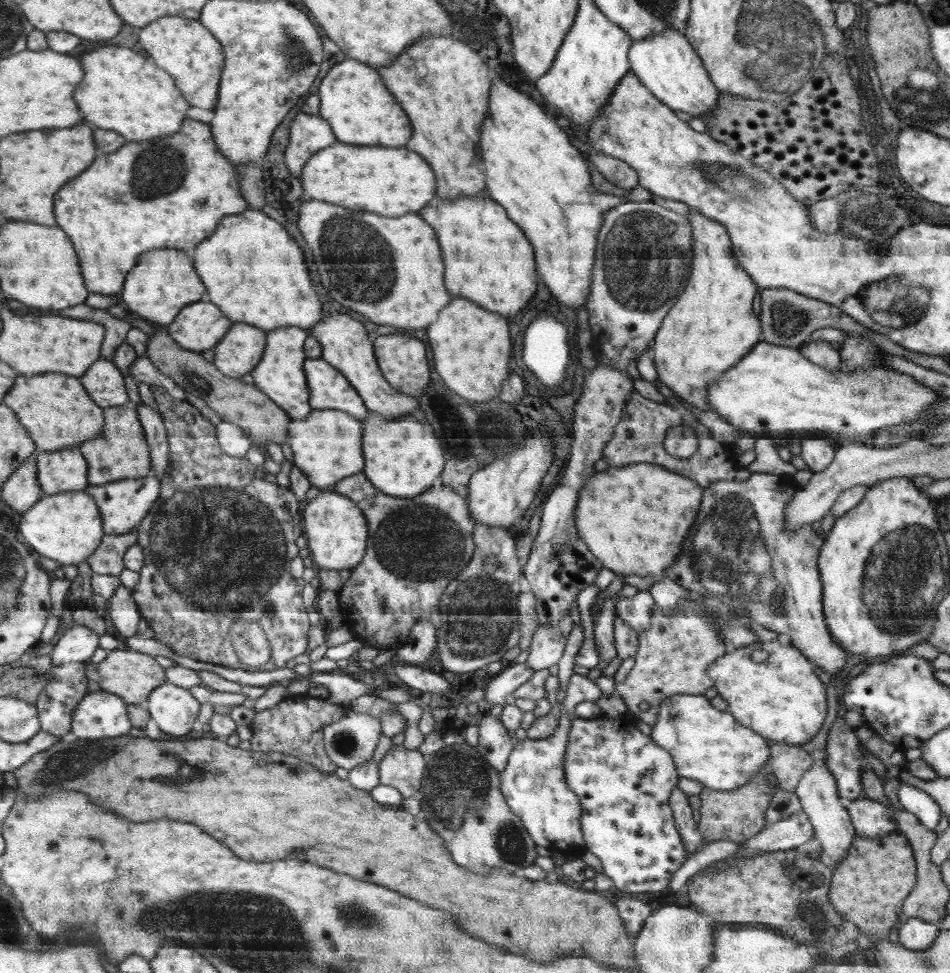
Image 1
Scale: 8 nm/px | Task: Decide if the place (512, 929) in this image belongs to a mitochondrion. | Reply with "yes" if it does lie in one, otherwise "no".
no

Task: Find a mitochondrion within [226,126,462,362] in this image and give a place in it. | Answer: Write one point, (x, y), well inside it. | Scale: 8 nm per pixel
(359, 266)

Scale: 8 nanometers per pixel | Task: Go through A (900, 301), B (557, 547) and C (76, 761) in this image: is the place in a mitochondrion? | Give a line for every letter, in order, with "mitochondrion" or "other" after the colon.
A: mitochondrion
B: mitochondrion
C: mitochondrion

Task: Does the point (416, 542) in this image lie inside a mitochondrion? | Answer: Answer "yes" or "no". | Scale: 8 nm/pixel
yes

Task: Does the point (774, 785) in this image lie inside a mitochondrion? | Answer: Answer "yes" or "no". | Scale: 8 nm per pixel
no

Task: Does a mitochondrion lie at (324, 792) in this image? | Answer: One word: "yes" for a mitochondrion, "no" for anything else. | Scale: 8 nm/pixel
no

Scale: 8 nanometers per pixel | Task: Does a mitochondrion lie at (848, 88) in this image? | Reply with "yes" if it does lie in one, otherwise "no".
no

